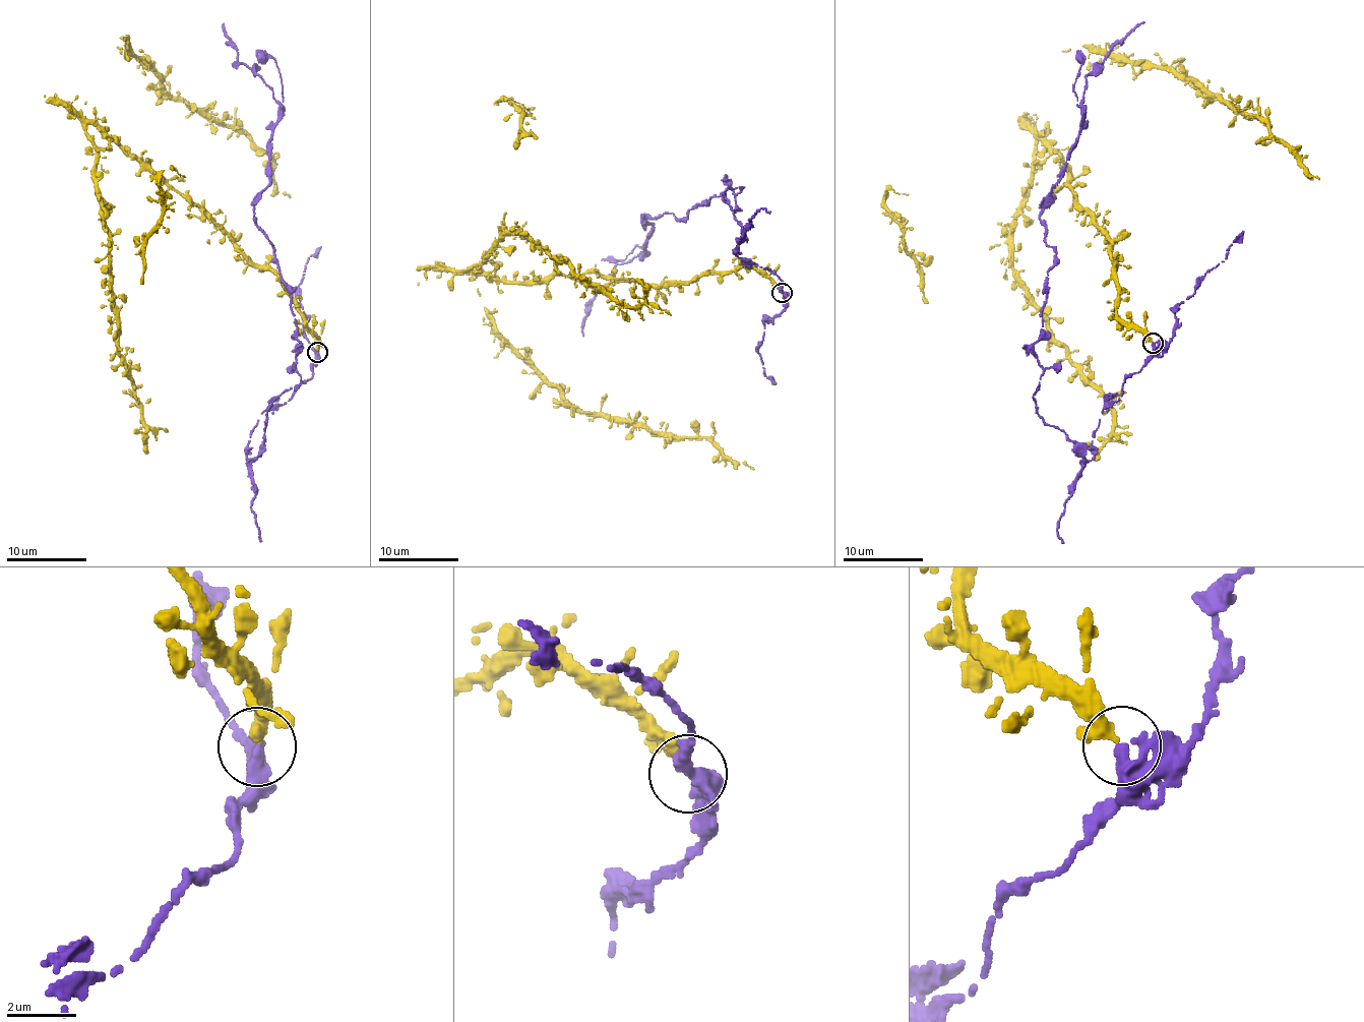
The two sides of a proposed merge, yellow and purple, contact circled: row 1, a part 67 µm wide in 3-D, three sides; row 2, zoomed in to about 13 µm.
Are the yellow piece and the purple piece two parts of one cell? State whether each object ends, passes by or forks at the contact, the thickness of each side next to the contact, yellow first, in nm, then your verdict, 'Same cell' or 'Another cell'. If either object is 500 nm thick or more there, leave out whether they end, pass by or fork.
At the ring yellow ends. At the ring purple ends. Thickness 360 nm (yellow) against 440 nm. Another cell

